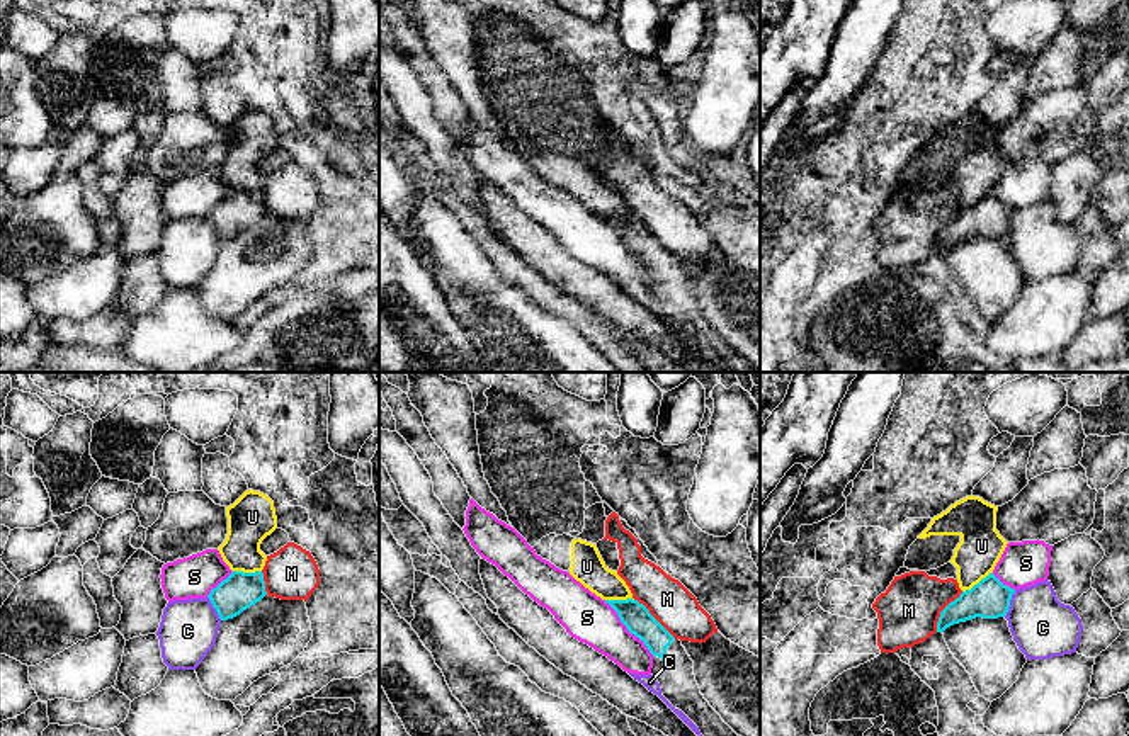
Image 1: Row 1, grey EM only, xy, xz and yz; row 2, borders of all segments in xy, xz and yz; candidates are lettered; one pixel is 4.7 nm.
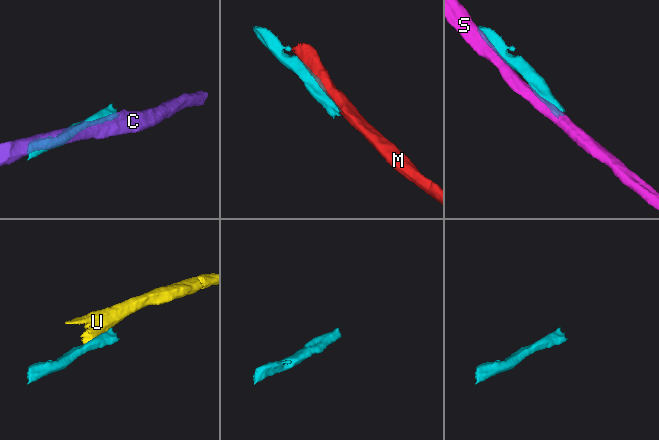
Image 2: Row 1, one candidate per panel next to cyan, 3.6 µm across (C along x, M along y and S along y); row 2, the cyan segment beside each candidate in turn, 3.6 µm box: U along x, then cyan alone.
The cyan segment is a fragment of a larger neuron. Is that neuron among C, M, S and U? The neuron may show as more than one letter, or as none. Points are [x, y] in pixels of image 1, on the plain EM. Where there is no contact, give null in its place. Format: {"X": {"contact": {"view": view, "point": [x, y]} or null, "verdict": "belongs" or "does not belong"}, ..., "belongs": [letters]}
{"C": {"contact": {"view": "yz", "point": [1009, 223]}, "verdict": "does not belong"}, "M": {"contact": {"view": "yz", "point": [942, 230]}, "verdict": "does not belong"}, "S": {"contact": {"view": "xz", "point": [628, 249]}, "verdict": "does not belong"}, "U": {"contact": {"view": "yz", "point": [978, 203]}, "verdict": "does not belong"}, "belongs": []}

